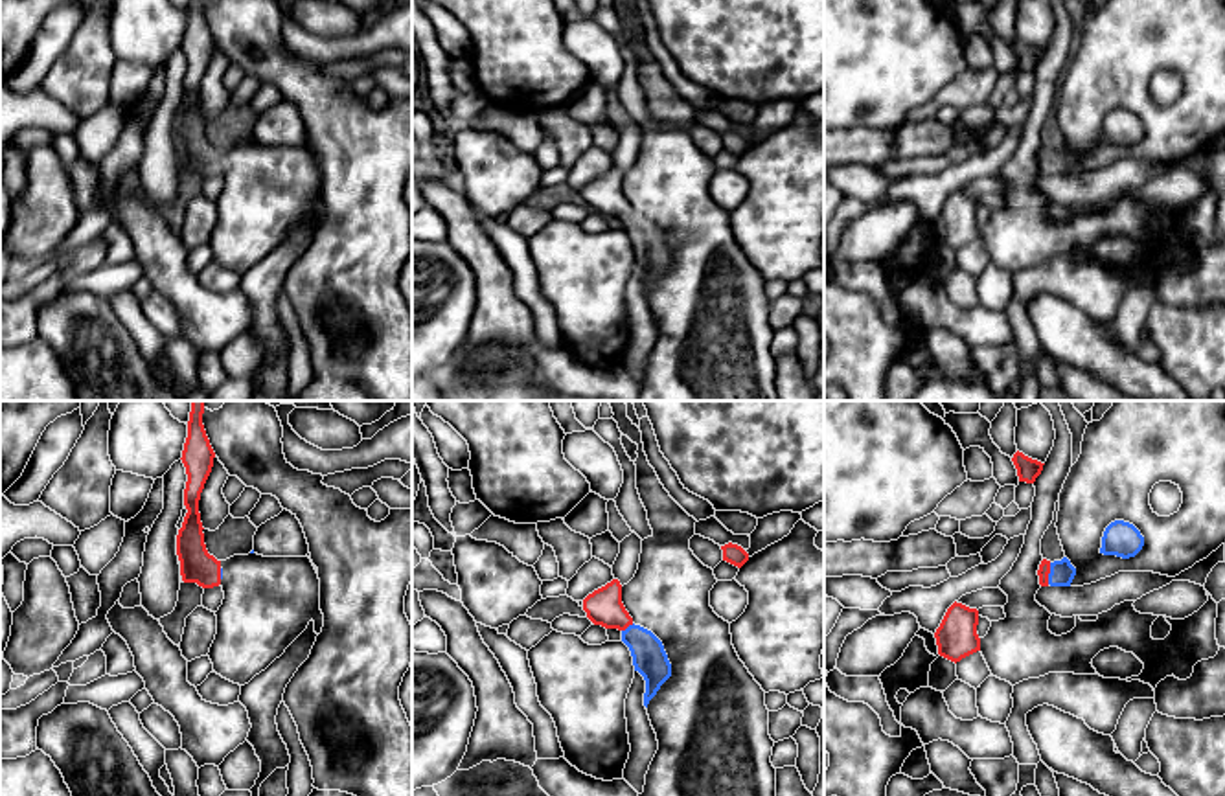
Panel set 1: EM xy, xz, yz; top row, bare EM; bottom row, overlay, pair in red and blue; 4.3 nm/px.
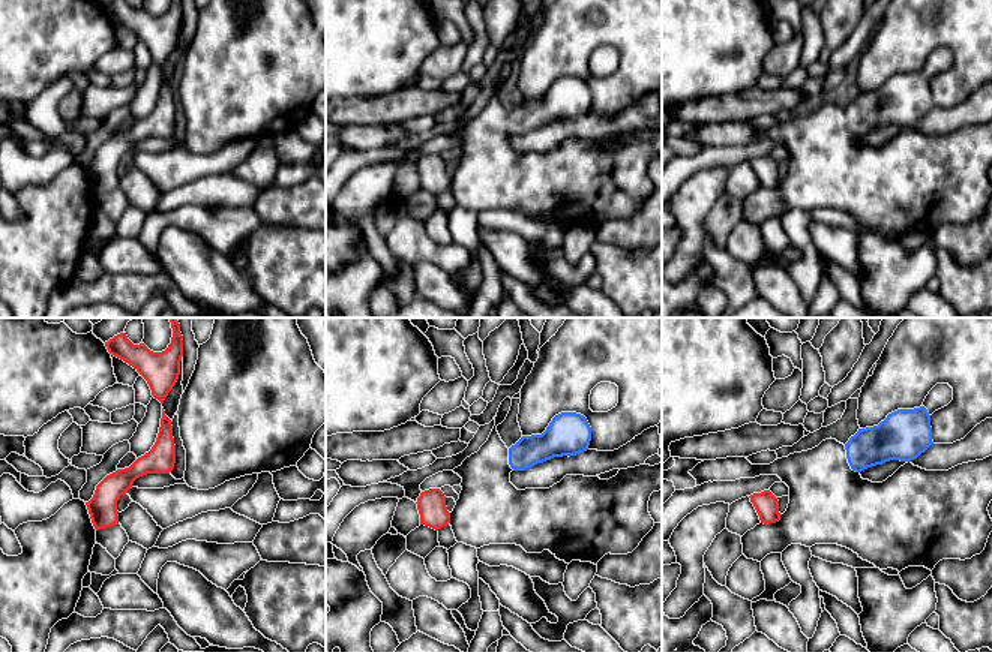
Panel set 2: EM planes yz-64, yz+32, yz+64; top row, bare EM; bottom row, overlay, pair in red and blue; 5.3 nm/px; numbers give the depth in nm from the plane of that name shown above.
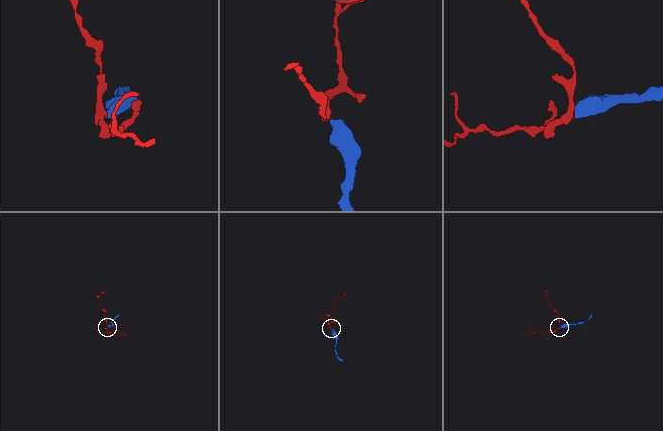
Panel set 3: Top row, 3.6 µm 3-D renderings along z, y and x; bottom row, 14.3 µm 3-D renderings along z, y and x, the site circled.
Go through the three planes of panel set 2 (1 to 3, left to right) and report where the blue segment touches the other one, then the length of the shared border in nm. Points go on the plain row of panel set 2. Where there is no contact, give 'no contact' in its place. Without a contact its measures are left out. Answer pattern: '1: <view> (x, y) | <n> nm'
1: no contact
2: no contact
3: no contact

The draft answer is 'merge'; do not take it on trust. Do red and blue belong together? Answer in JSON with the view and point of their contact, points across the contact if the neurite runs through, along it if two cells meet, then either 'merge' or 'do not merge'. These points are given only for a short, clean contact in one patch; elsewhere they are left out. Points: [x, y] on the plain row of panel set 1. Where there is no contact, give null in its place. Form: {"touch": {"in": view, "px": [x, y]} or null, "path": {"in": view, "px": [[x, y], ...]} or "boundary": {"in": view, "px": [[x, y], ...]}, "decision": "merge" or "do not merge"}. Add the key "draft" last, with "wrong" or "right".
{"touch": {"in": "yz", "px": [1049, 160]}, "path": {"in": "yz", "px": [[1043, 159], [1049, 160], [1062, 160]]}, "decision": "merge", "draft": "right"}

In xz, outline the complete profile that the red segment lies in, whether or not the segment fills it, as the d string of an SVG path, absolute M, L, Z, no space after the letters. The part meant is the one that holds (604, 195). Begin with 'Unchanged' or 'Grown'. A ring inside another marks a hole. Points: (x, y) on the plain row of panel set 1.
Grown. M612 167L583 188L583 199L594 213L618 217L622 230L629 235L635 259L646 268L644 294L657 283L671 265L671 252L662 230L647 217L635 213L622 191L622 173Z

